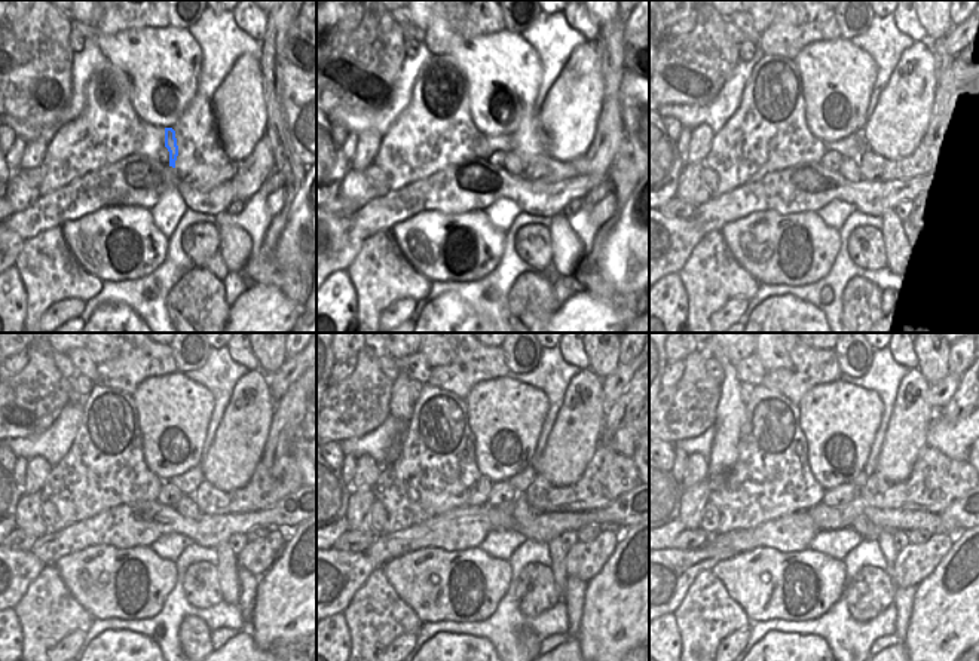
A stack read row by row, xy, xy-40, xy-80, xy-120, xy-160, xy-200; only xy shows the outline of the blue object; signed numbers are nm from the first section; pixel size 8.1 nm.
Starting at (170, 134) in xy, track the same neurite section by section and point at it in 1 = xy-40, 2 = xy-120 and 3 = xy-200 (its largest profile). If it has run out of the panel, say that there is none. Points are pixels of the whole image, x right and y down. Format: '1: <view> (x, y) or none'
1: xy-40 (513, 165)
2: xy-120 (186, 505)
3: xy-200 (866, 529)

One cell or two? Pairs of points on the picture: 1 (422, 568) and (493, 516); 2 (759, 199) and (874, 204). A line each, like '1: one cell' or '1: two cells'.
1: two cells
2: one cell

